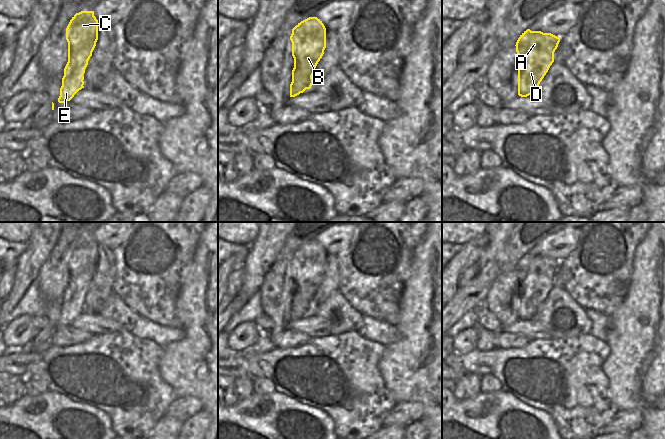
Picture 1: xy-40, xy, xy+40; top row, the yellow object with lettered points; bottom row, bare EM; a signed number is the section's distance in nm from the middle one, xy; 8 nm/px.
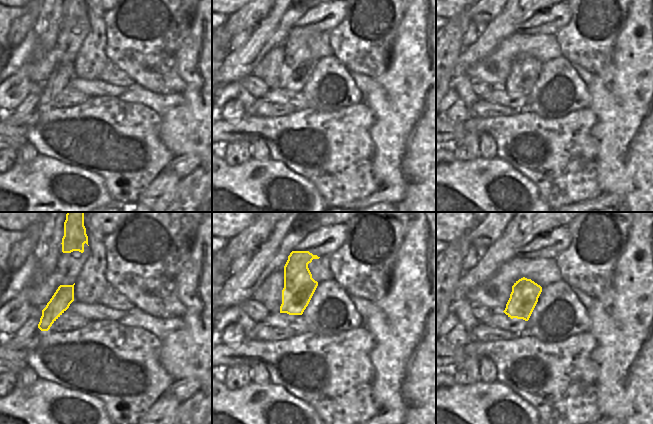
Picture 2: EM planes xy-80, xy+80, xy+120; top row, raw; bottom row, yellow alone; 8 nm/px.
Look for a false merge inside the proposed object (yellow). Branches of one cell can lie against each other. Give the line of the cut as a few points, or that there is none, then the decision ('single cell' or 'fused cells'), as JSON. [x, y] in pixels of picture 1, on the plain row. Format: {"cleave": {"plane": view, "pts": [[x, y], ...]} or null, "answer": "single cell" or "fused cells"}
{"cleave": {"plane": "xy", "pts": [[294, 282], [299, 286], [296, 313], [300, 316]]}, "answer": "fused cells"}

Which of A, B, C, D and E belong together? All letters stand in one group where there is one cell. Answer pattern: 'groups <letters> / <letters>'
groups A B C D / E

